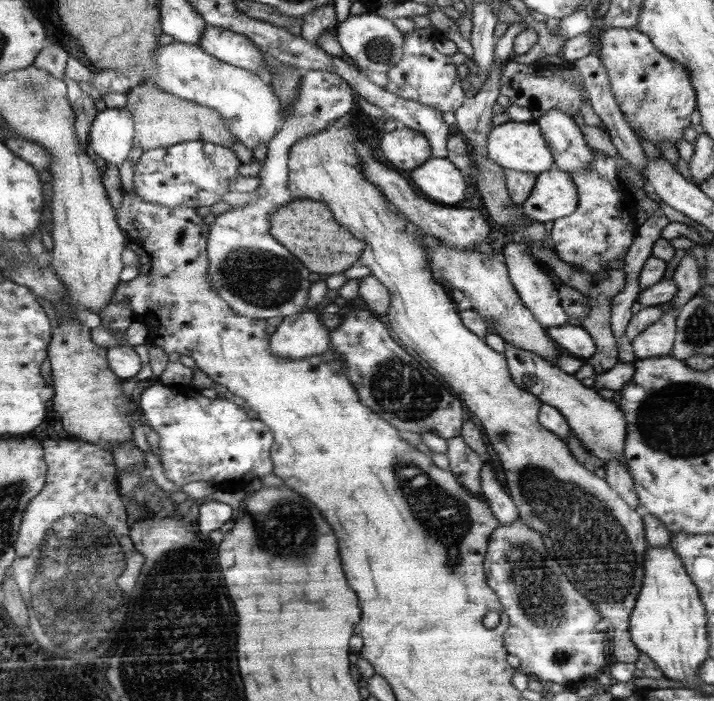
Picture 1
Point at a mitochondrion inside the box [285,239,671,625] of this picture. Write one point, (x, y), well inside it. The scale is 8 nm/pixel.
(581, 525)

